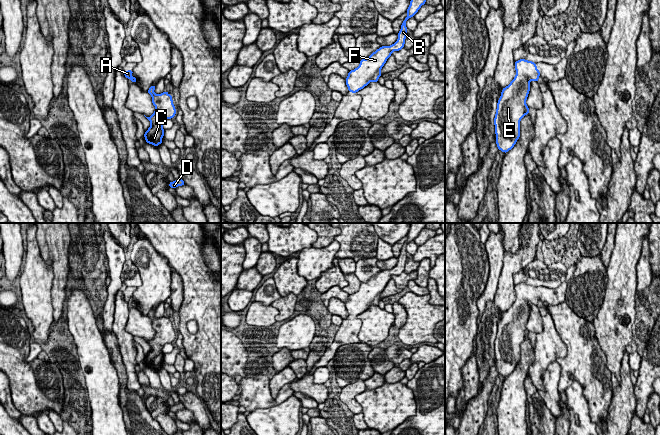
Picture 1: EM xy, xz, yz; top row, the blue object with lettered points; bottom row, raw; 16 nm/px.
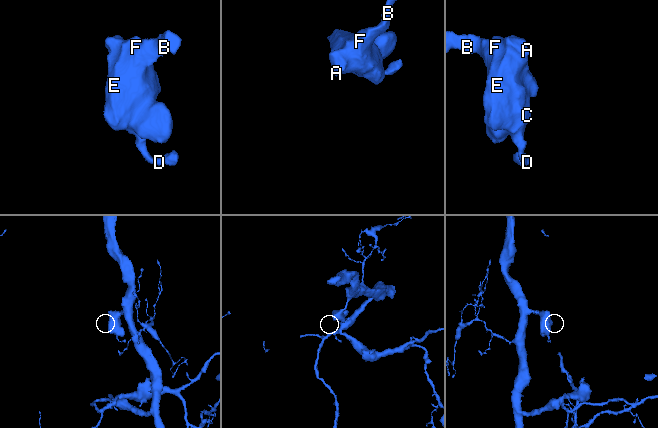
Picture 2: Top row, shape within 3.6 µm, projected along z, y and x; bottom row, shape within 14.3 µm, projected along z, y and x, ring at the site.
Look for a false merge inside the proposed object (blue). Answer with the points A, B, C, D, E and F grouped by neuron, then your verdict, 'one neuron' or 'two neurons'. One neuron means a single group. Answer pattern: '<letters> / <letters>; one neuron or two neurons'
A B C D E F; one neuron

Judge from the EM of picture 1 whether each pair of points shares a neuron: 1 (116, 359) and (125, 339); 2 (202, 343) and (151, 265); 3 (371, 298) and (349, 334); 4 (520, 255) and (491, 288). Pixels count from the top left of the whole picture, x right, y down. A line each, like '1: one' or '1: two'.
1: two
2: two
3: one
4: one

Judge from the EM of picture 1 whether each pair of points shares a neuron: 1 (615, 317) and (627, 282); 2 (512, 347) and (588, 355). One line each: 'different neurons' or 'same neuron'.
1: same neuron
2: different neurons

